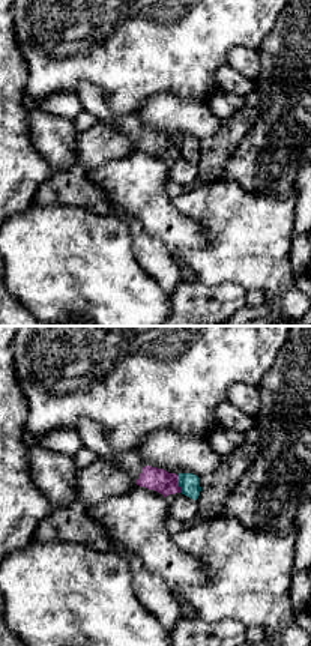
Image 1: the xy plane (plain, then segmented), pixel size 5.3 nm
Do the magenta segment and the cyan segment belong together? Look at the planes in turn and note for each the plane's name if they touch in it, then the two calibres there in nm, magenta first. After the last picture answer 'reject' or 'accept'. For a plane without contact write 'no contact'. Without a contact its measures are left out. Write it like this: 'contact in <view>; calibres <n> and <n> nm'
contact in xy; calibres 120 and 110 nm

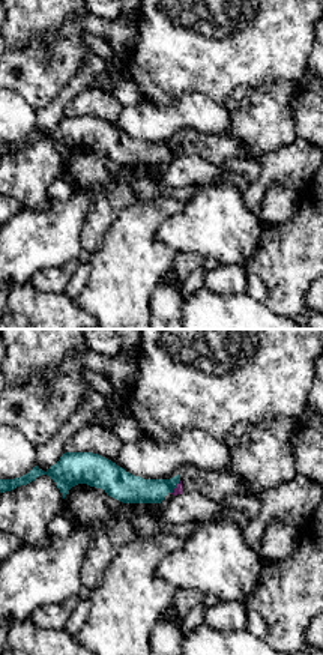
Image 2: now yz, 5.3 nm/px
contact in yz; calibres 50 and 150 nm

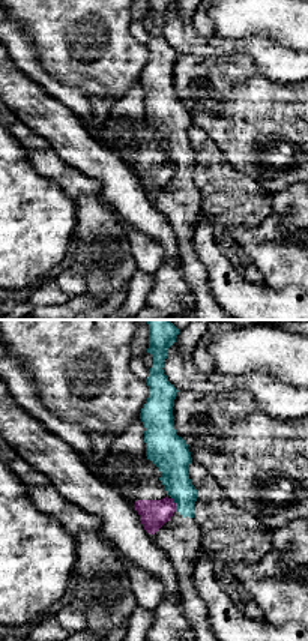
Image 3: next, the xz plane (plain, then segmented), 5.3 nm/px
contact in xz; calibres 160 and 190 nm

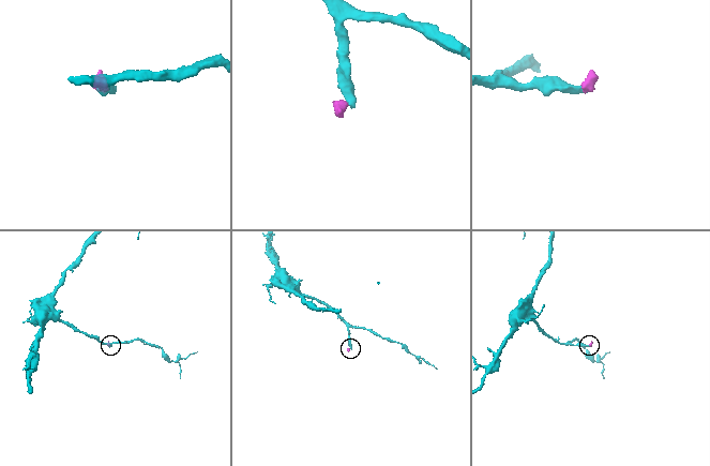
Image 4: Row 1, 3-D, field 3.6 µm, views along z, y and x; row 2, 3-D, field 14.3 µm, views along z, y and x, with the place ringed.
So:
reject

